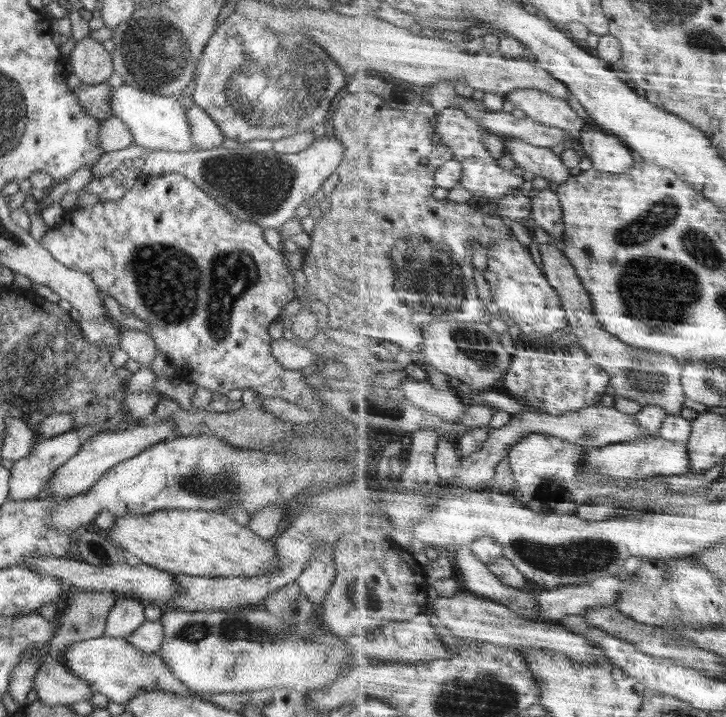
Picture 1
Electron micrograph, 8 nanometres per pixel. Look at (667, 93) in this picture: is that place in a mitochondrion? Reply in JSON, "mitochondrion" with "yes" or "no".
{"mitochondrion":"no"}

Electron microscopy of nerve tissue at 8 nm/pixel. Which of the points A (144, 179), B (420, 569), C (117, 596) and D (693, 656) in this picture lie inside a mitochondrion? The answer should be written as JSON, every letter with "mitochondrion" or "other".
{"A":"other","B":"other","C":"other","D":"other"}

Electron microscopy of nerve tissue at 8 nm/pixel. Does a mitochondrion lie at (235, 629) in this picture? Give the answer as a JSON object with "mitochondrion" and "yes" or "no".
{"mitochondrion":"yes"}

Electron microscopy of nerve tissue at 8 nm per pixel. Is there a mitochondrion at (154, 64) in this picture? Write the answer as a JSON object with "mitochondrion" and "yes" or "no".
{"mitochondrion":"yes"}

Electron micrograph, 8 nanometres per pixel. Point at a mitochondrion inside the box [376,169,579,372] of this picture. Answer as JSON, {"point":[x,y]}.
{"point":[452,289]}

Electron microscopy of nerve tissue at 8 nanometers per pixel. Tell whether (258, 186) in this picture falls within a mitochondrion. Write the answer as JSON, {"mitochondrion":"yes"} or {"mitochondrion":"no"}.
{"mitochondrion":"yes"}

